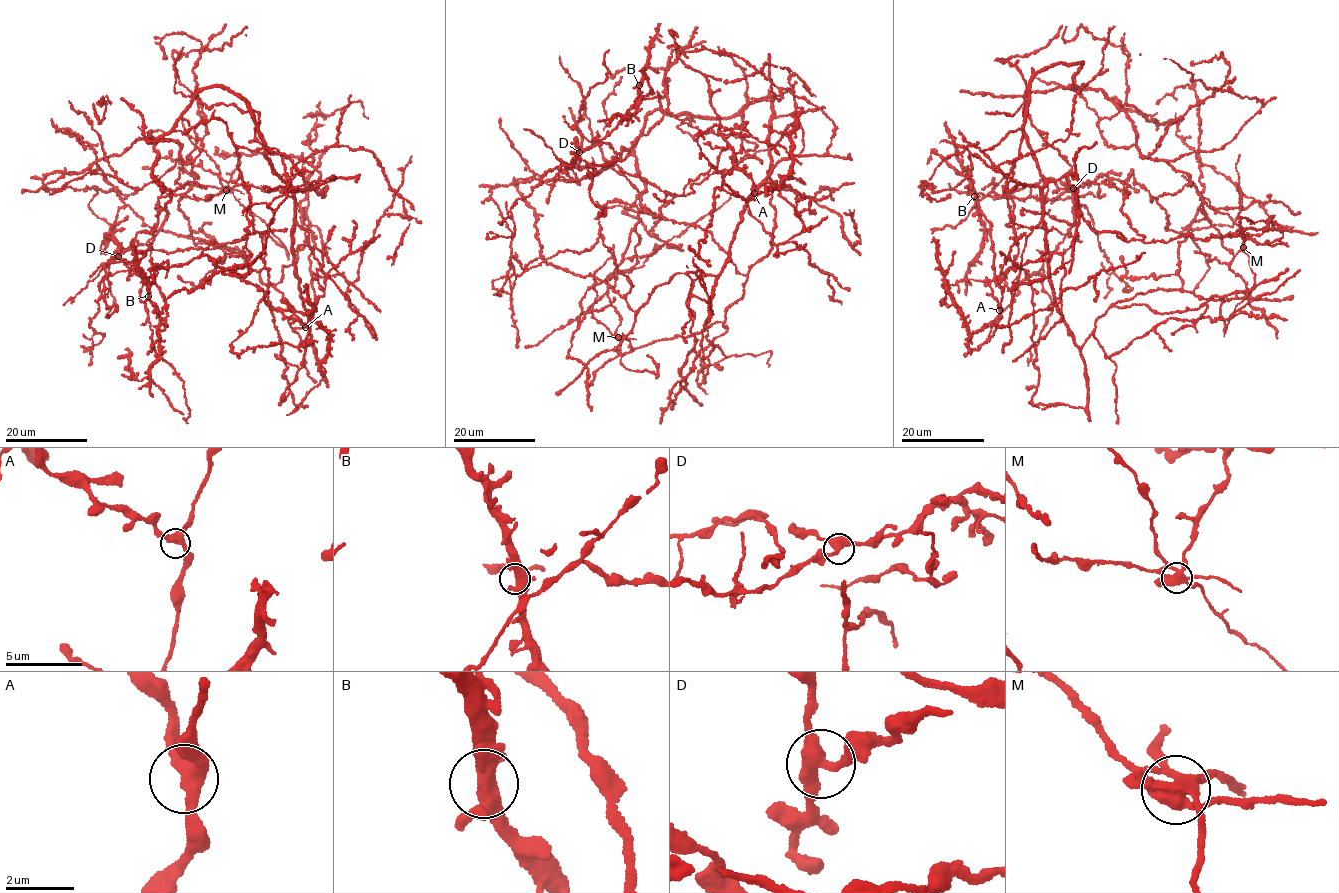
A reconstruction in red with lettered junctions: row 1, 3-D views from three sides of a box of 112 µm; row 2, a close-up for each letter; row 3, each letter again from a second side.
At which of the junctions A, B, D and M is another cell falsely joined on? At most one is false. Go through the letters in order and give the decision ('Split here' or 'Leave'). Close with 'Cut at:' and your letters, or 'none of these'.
A: Leave
B: Leave
D: Leave
M: Split here
Cut at: M

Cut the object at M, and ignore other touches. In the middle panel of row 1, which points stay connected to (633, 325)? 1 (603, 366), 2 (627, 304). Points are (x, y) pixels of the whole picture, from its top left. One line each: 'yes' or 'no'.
1: yes
2: yes

